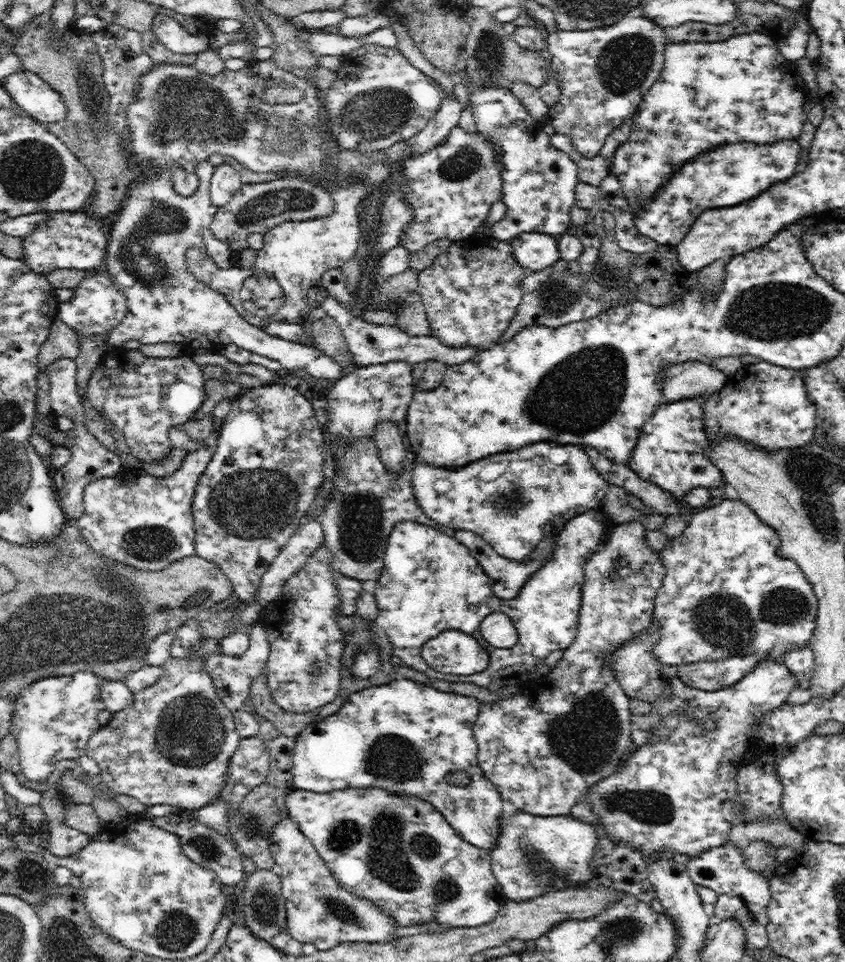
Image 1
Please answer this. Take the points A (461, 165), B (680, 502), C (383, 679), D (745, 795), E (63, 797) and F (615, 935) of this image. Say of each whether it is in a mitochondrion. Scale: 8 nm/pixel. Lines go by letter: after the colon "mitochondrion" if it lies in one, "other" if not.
A: mitochondrion
B: other
C: other
D: other
E: other
F: mitochondrion

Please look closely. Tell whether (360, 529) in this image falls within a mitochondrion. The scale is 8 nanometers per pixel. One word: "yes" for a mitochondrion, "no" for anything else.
yes

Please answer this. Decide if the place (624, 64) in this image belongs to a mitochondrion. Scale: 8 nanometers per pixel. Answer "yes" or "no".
yes

